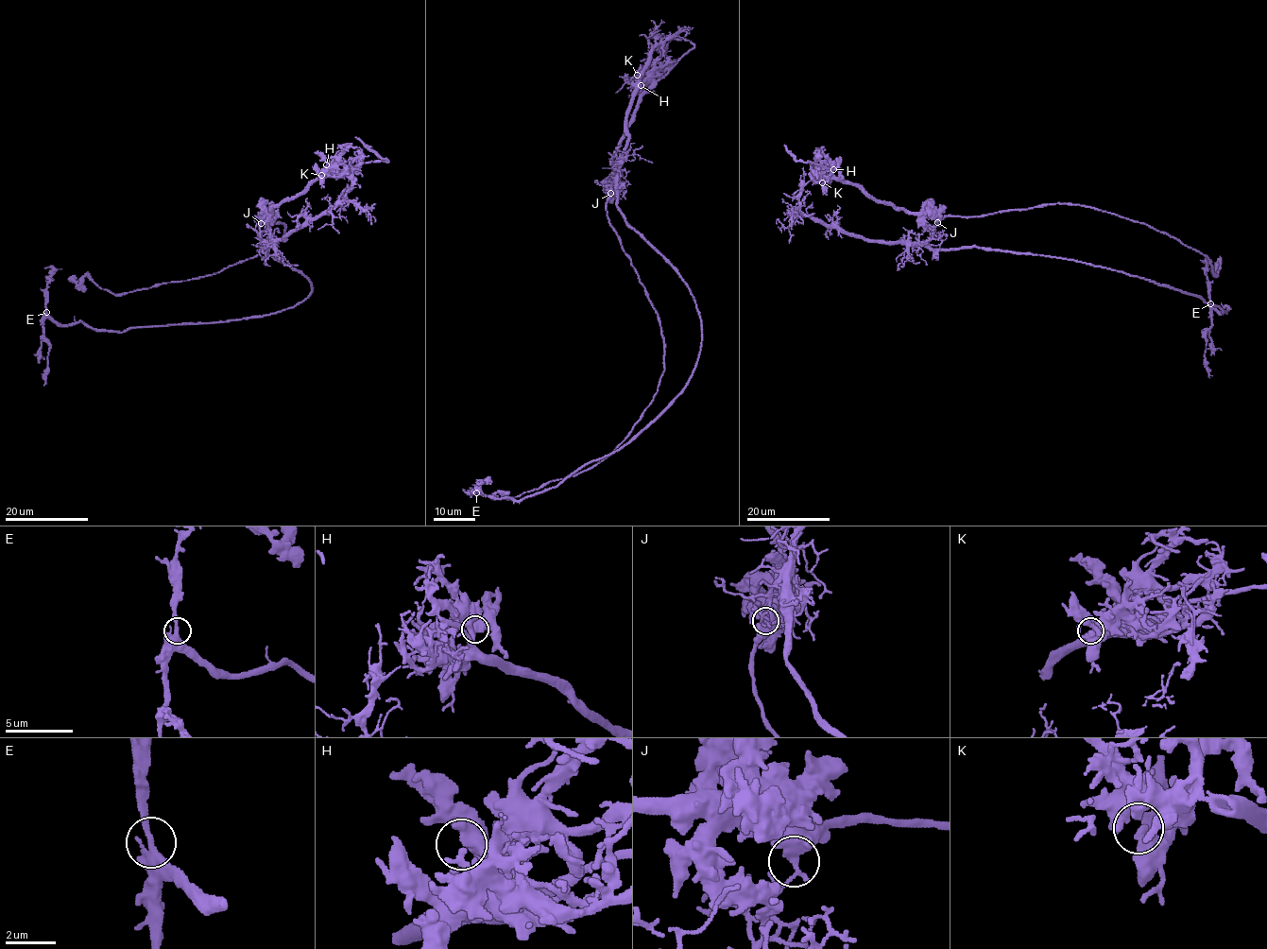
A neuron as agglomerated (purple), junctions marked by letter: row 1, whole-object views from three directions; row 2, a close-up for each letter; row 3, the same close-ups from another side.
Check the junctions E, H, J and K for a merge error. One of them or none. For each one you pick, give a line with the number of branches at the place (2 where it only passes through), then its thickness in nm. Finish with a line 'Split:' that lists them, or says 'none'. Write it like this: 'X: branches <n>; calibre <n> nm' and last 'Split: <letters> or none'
J: branches 2; calibre 420 nm
Split: J

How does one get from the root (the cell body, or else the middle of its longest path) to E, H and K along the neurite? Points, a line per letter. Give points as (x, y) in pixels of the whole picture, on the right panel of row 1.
E: (969, 247), (1105, 267), (1198, 296), (1223, 313), (1228, 308), (1221, 313), (1210, 303)
H: (969, 247), (932, 249), (929, 243), (932, 231), (916, 215), (875, 201), (833, 169)
K: (969, 247), (932, 249), (929, 243), (932, 231), (916, 215), (875, 201), (857, 185), (833, 178), (822, 182)

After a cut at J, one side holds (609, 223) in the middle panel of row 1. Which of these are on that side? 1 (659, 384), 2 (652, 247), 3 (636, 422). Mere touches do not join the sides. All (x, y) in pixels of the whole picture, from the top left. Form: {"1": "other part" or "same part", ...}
{"1": "same part", "2": "other part", "3": "same part"}

